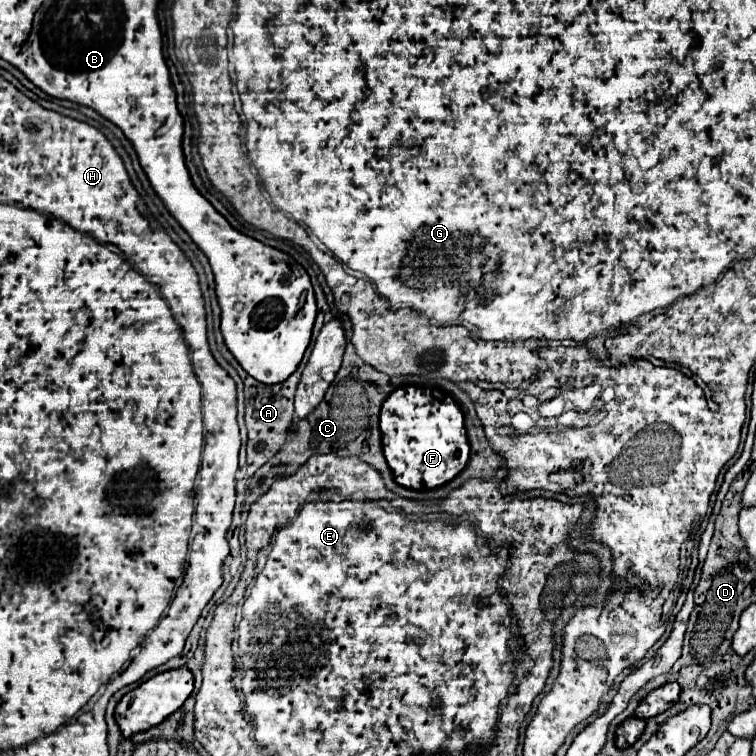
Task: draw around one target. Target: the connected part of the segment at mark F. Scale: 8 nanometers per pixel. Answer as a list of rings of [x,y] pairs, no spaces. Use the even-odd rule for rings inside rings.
[[[412,384],[396,388],[382,404],[380,430],[388,466],[392,468],[396,482],[406,488],[430,490],[450,482],[464,470],[470,456],[462,408],[448,394],[440,398],[434,396],[432,388]]]

